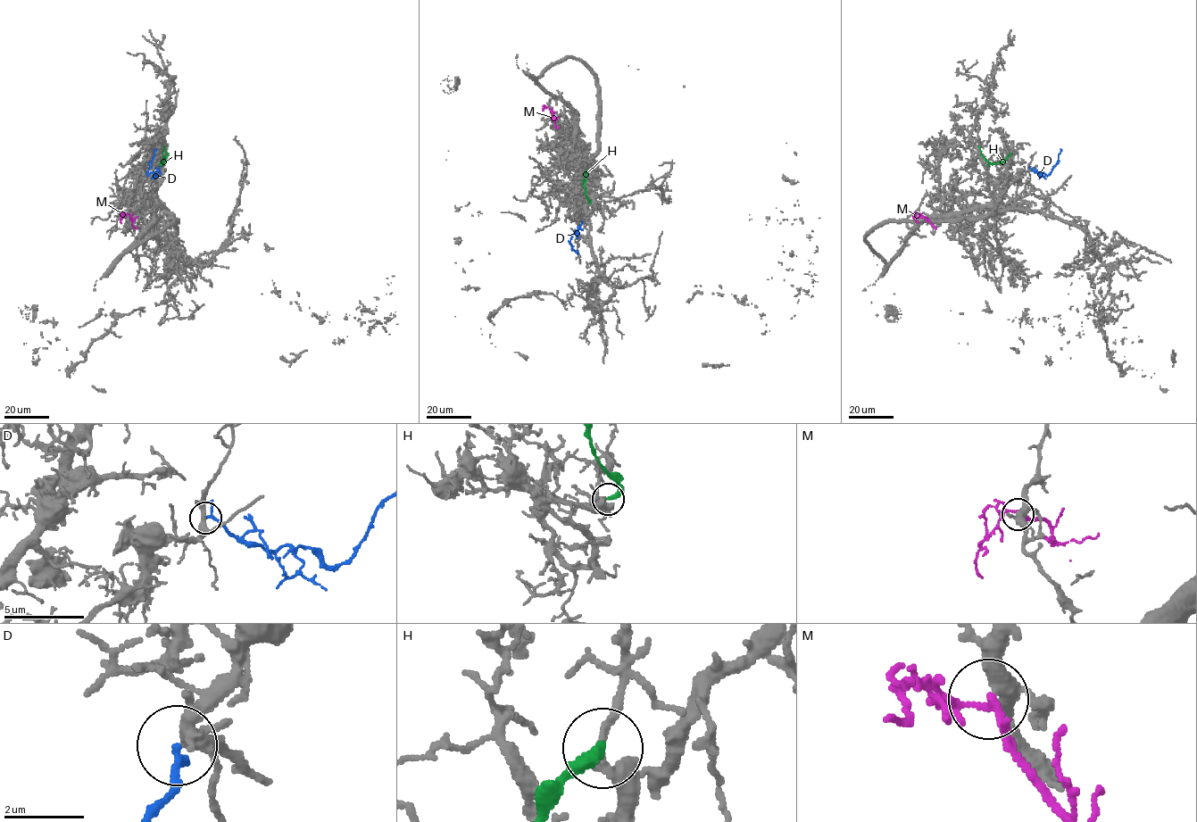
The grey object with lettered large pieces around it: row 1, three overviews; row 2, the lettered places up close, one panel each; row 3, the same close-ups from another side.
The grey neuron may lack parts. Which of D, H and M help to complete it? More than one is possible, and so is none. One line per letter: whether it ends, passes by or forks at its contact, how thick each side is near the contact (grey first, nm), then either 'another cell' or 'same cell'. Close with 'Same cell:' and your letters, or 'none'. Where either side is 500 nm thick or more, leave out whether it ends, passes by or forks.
D: it passes by | 280/140 nm | same cell
H: it ends | 220/300 nm | another cell
M: it forks | 340/150 nm | another cell
Same cell: D

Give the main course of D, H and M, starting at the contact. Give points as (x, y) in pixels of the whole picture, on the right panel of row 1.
D: (1028, 168), (1048, 175), (1058, 161), (1060, 148)
H: (1011, 153), (1003, 161), (990, 163), (977, 146)
M: (915, 214), (922, 216), (935, 228)

